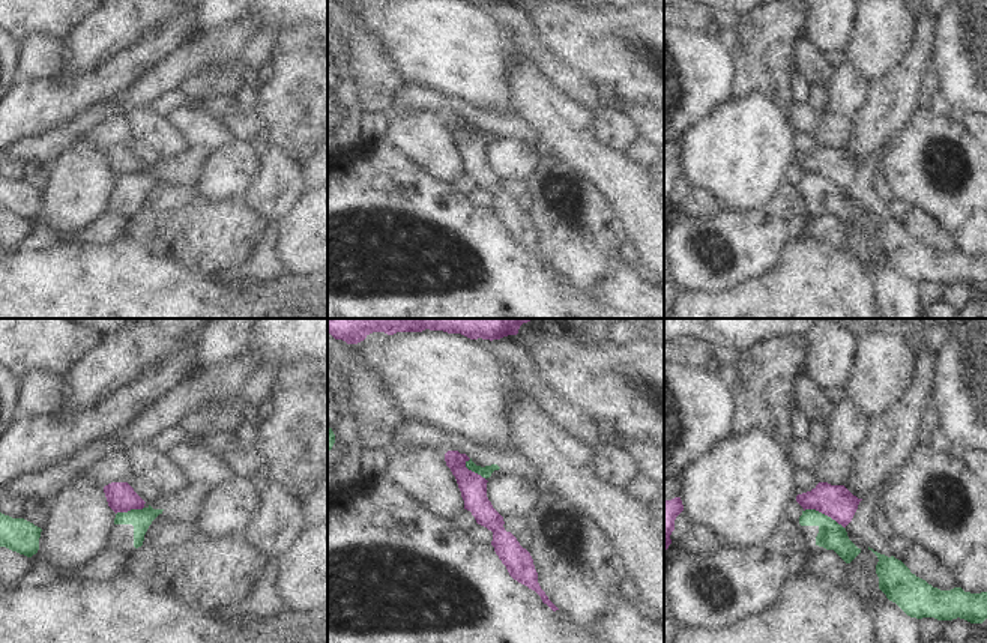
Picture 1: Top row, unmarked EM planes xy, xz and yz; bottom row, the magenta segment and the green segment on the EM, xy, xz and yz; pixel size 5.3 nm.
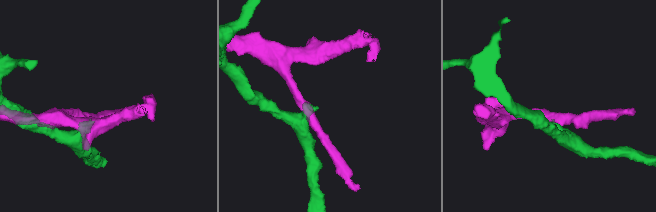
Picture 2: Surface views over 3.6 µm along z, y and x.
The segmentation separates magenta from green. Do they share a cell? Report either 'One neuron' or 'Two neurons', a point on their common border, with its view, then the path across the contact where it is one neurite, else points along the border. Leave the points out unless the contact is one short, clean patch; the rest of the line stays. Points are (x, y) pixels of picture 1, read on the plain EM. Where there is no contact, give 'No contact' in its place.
Two neurons. Touches magenta at yz (824, 176). Boundary: yz (804, 173), (817, 173), (843, 191)

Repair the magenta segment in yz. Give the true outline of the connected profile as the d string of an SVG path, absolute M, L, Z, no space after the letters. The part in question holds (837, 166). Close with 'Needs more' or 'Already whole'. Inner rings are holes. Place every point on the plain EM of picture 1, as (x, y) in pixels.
M819 146L811 155L796 159L796 165L805 173L816 173L846 191L862 162L853 159L844 149Z. Already whole

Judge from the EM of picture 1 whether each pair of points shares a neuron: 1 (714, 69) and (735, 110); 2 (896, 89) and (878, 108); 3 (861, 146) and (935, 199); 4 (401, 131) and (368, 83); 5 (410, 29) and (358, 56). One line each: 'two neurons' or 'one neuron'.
1: two neurons
2: one neuron
3: two neurons
4: two neurons
5: two neurons

